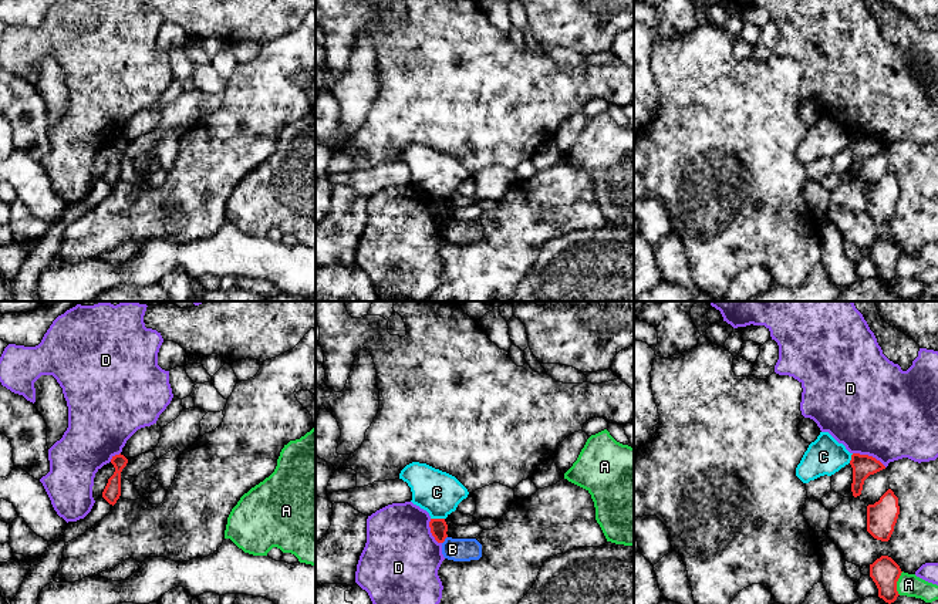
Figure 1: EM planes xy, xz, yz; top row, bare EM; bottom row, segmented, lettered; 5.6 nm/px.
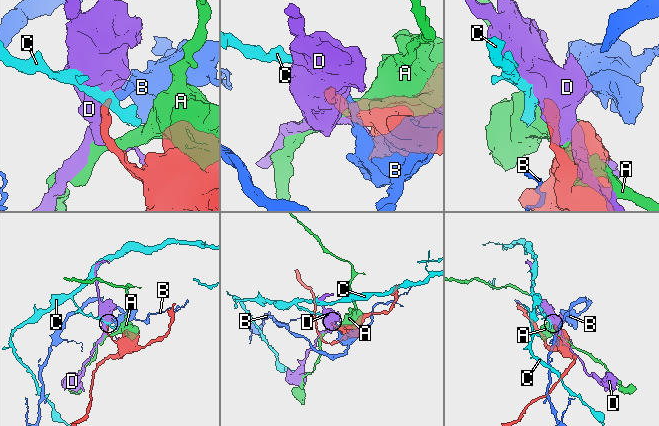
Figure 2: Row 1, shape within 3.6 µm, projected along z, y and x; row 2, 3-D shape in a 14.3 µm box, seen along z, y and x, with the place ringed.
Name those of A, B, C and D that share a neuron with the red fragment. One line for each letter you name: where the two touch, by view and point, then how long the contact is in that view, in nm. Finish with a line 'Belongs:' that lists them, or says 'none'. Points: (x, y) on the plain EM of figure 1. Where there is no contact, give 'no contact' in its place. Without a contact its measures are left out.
Belongs: none

